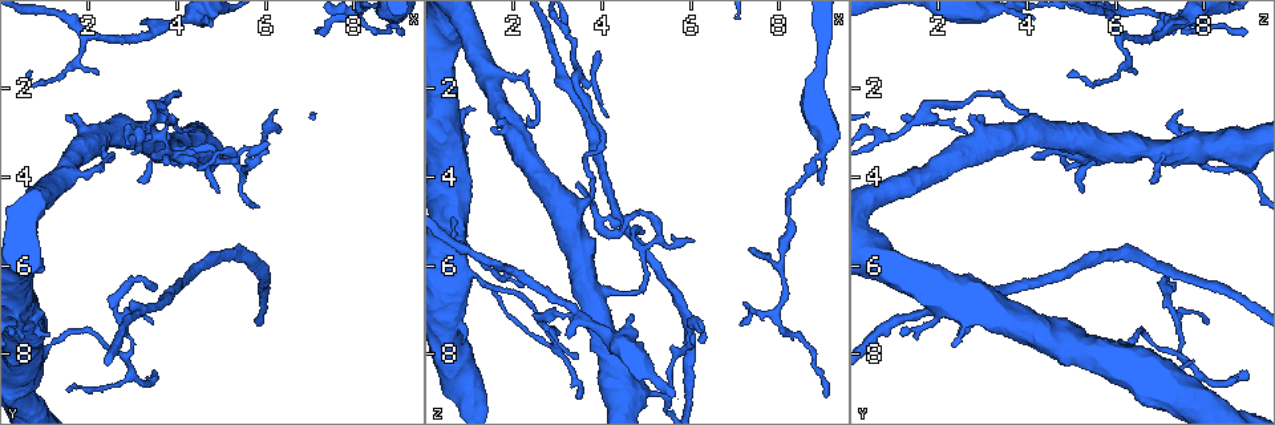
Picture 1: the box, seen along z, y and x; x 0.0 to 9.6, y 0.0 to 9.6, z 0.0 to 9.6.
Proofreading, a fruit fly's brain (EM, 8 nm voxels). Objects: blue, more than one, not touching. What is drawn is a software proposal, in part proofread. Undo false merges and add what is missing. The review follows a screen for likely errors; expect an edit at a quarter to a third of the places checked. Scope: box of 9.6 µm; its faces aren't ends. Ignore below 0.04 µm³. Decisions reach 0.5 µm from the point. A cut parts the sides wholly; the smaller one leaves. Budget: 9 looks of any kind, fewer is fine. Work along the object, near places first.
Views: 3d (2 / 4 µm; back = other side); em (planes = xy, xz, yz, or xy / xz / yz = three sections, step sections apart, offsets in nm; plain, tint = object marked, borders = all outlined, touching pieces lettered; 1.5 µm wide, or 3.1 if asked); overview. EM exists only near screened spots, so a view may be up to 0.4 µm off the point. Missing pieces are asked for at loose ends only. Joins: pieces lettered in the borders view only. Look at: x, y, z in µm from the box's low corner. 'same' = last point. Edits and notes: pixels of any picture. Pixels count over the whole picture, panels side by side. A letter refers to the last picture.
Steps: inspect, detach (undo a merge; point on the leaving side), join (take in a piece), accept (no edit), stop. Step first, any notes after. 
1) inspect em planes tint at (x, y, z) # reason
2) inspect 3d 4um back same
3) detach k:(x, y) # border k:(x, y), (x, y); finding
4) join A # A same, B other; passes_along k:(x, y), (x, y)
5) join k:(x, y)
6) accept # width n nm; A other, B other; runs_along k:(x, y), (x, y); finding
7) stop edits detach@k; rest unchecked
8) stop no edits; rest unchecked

inspect 3d 2um at (1.65, 2.65, 2.95) # an open end

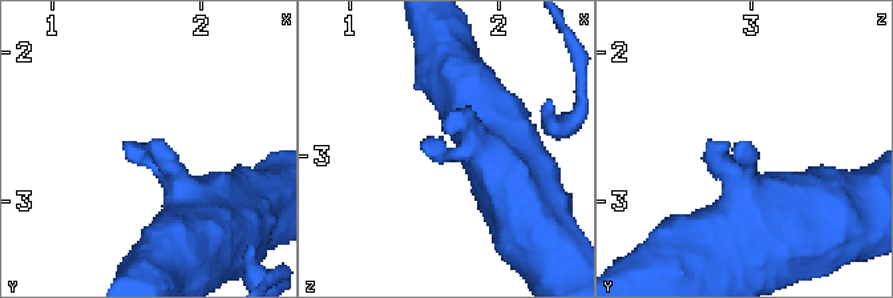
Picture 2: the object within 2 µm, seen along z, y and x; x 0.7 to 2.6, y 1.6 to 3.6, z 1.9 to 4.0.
inspect em yz step 8 borders at (1.62, 2.62, 2.90) # shape alone is not enough

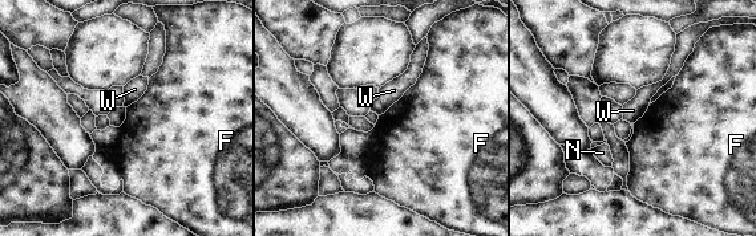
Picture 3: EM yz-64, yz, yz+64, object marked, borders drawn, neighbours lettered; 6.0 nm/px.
inspect em planes borders same # cut it another way

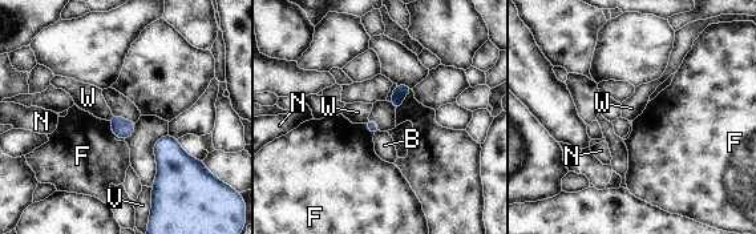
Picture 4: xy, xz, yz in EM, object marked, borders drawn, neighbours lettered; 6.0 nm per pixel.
accept # B other, F other, N other, V other, W other; border 4:(112, 115), (108, 120); none of them fits

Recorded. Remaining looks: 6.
inspect 3d 2um at (0.60, 1.75, 4.90) # branch stops here

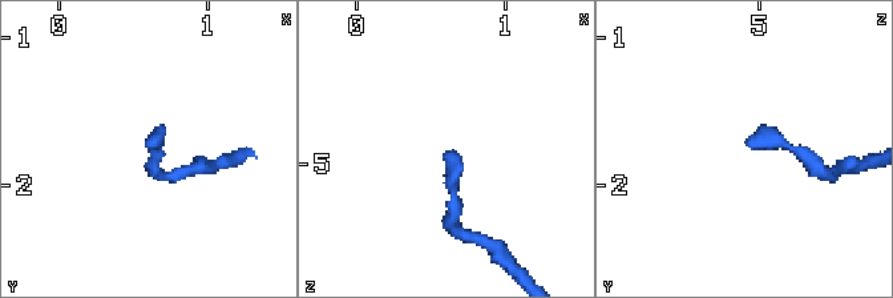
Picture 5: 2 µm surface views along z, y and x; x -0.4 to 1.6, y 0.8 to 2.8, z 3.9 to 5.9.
inspect em yz step 8 tint at (0.62, 1.72, 4.92) # now the EM

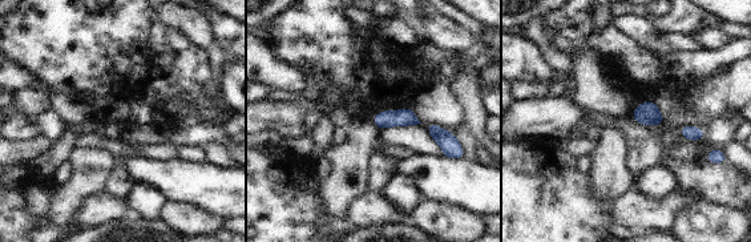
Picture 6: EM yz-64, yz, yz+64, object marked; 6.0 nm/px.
inspect em planes borders same

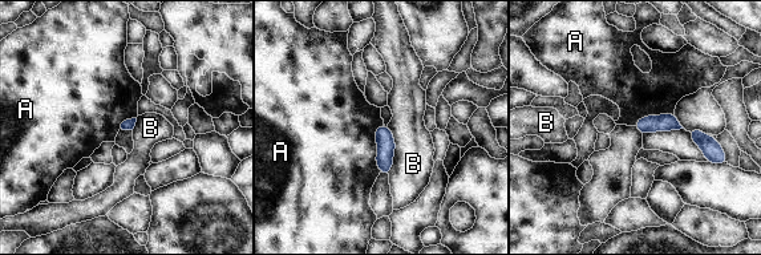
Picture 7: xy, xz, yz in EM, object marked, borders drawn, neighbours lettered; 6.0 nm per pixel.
accept # A other, B other; border 7:(384, 125), (375, 130), (380, 171); no lettered piece goes on from it

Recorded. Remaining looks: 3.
inspect em planes tint at (7.10, 0.70, 7.40) # branch stops here

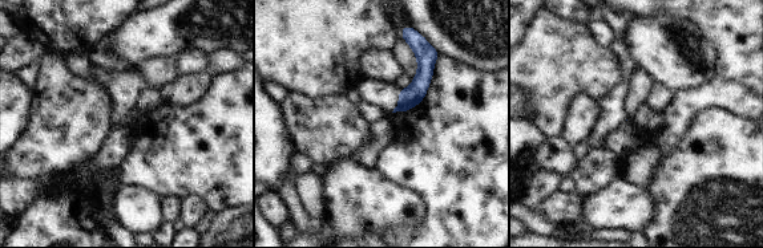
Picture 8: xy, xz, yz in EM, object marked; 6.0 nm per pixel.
inspect em planes borders same # see the neighbours

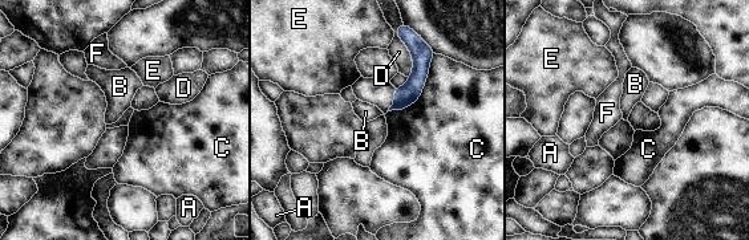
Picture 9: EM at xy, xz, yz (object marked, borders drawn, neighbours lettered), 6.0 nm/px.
join F # A other, B other, C other, D other, E other, F same; passes_along 9:(408, 94), (395, 98), (380, 93); it goes on there

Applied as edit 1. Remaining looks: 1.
stop edits join@9; rest unchecked

